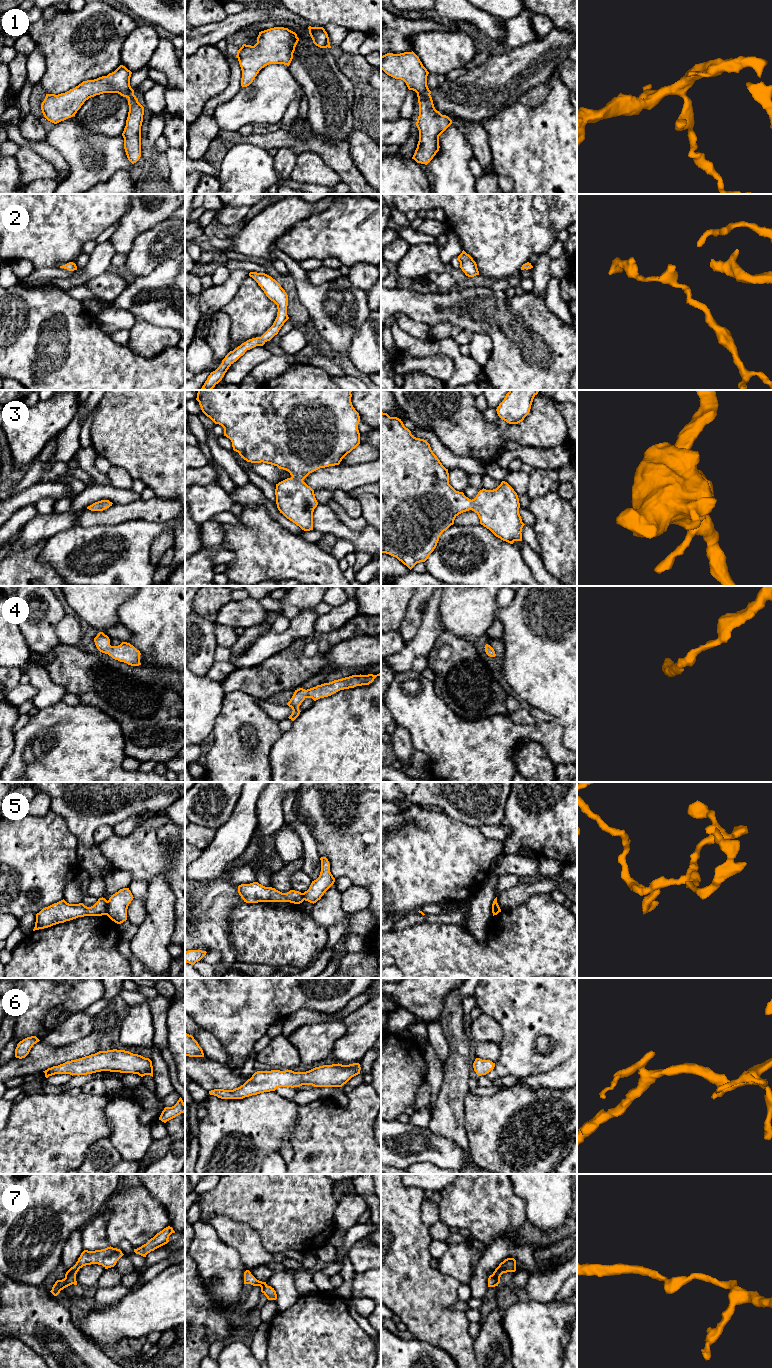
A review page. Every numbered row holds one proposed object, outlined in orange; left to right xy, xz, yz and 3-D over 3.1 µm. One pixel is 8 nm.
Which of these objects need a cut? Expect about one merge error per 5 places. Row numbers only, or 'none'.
5

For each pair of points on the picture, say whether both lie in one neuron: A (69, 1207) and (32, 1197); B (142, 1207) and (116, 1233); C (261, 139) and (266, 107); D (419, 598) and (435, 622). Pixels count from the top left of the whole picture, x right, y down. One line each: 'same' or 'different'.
A: same
B: same
C: different
D: different

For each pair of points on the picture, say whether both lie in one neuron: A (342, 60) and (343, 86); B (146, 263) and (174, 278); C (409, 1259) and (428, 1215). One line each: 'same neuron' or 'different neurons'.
A: different neurons
B: different neurons
C: different neurons

